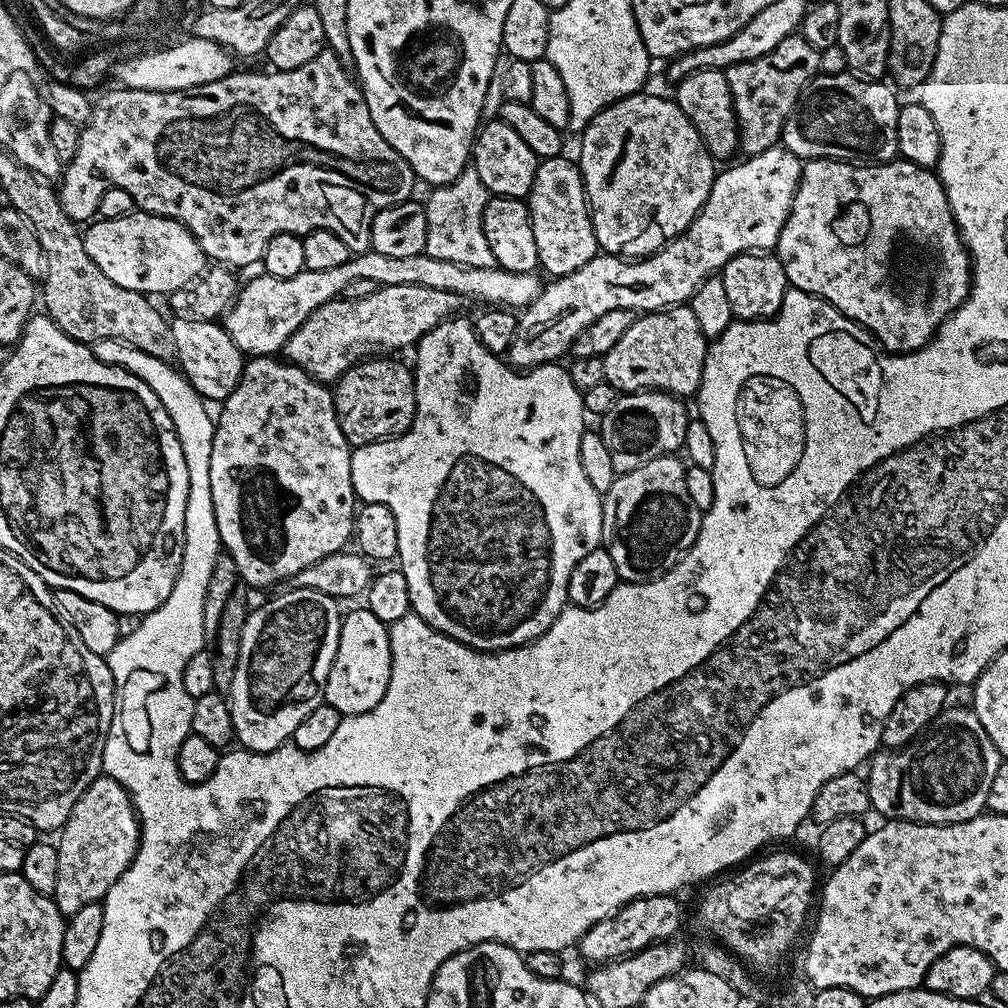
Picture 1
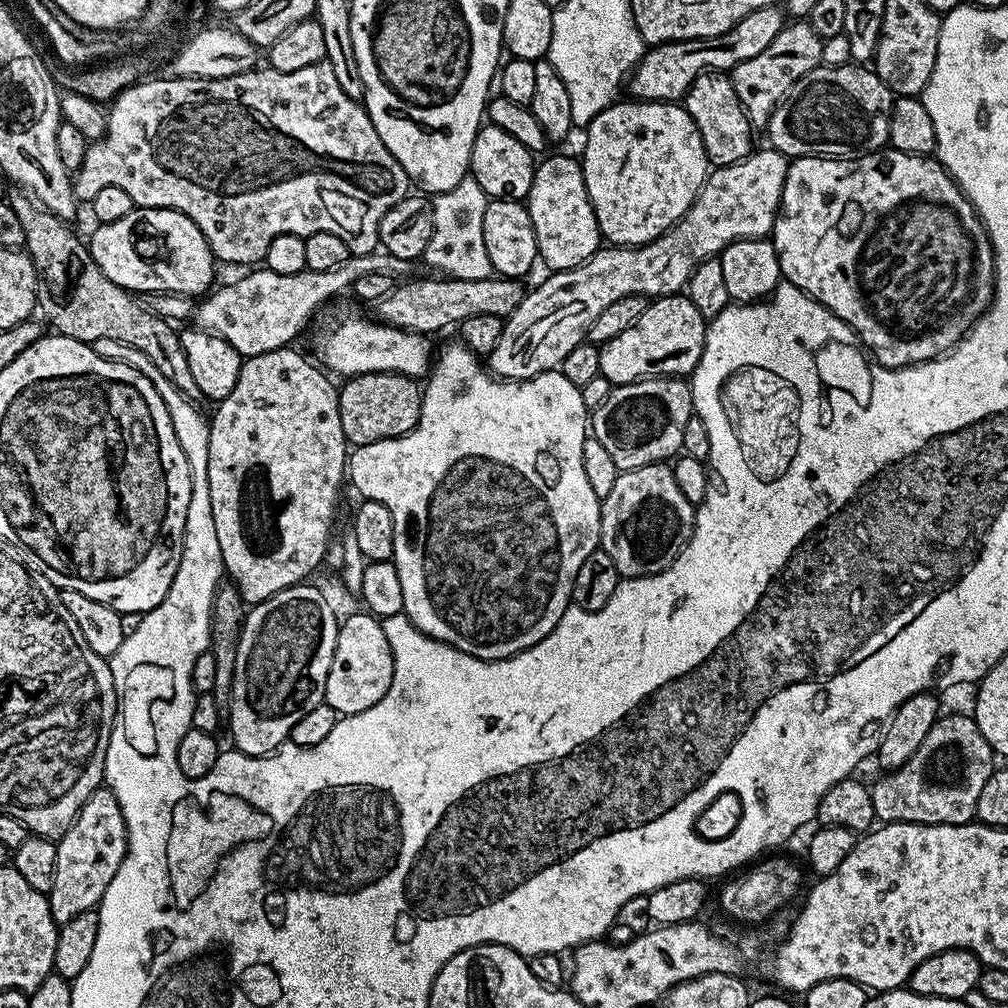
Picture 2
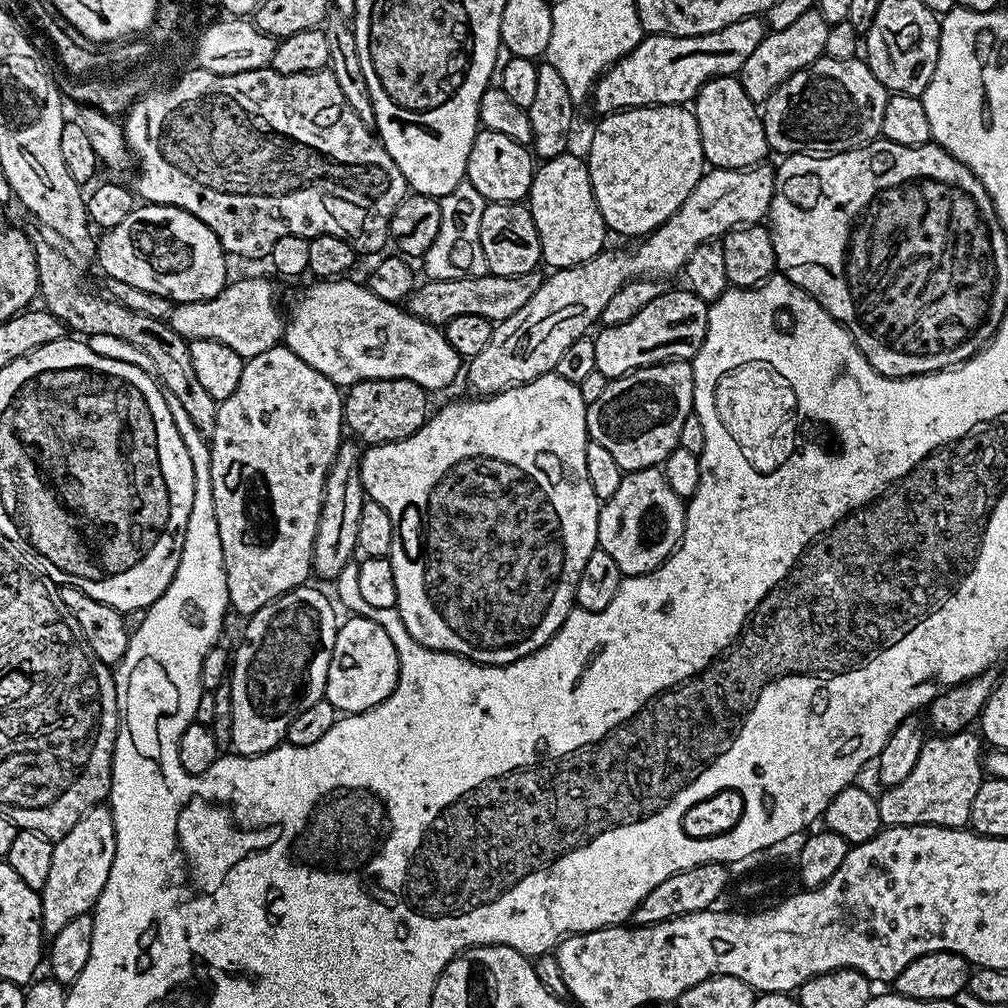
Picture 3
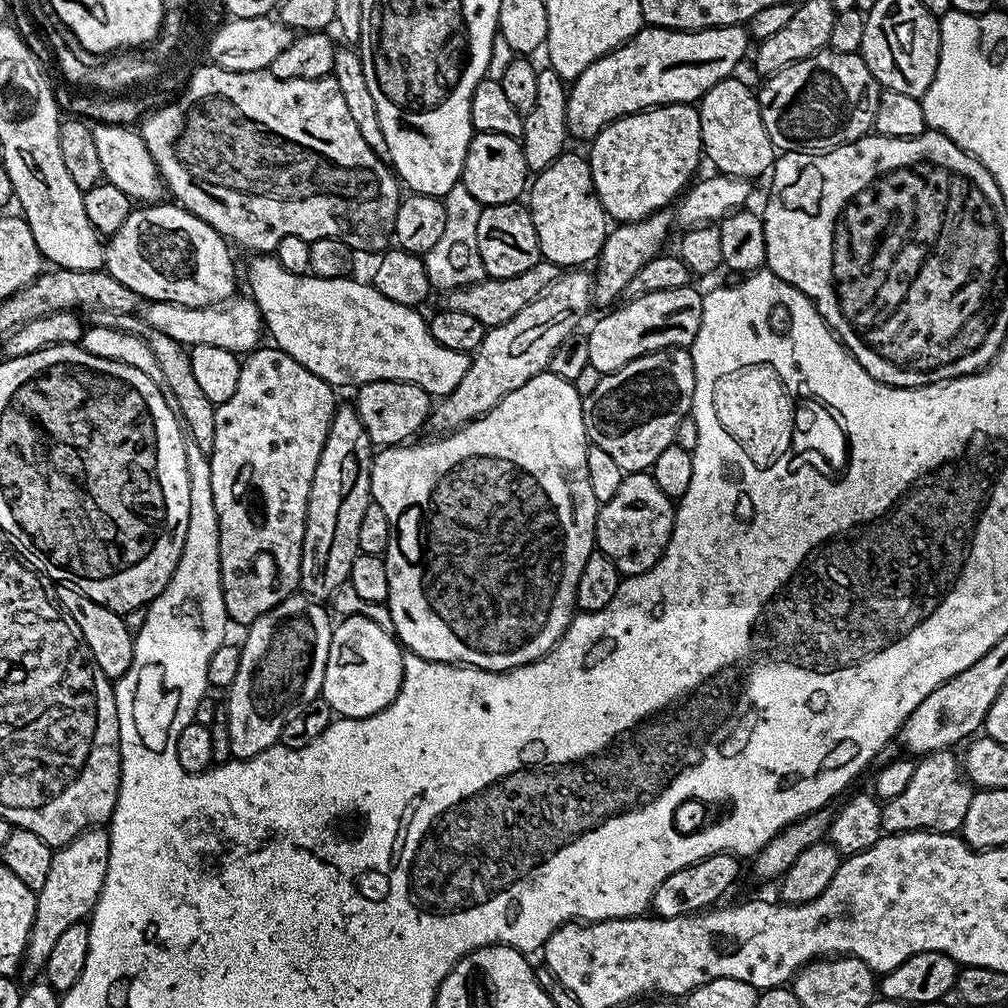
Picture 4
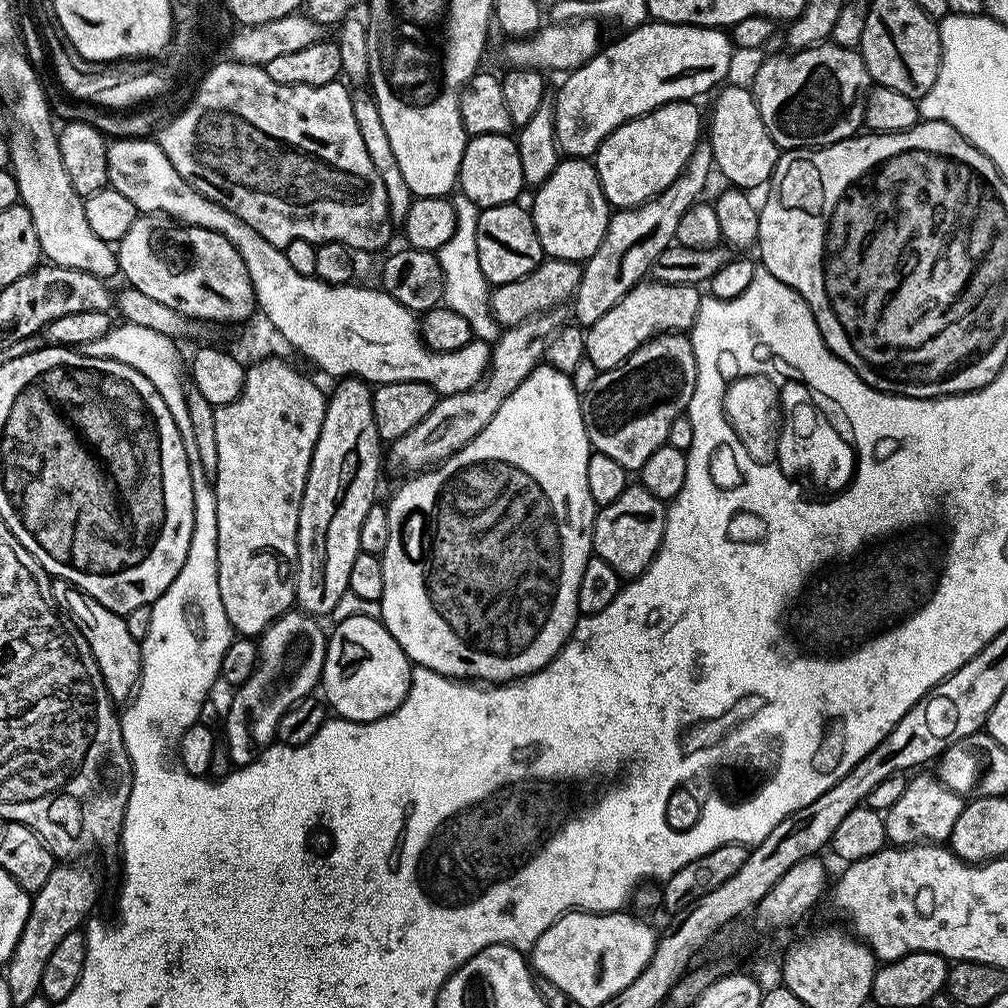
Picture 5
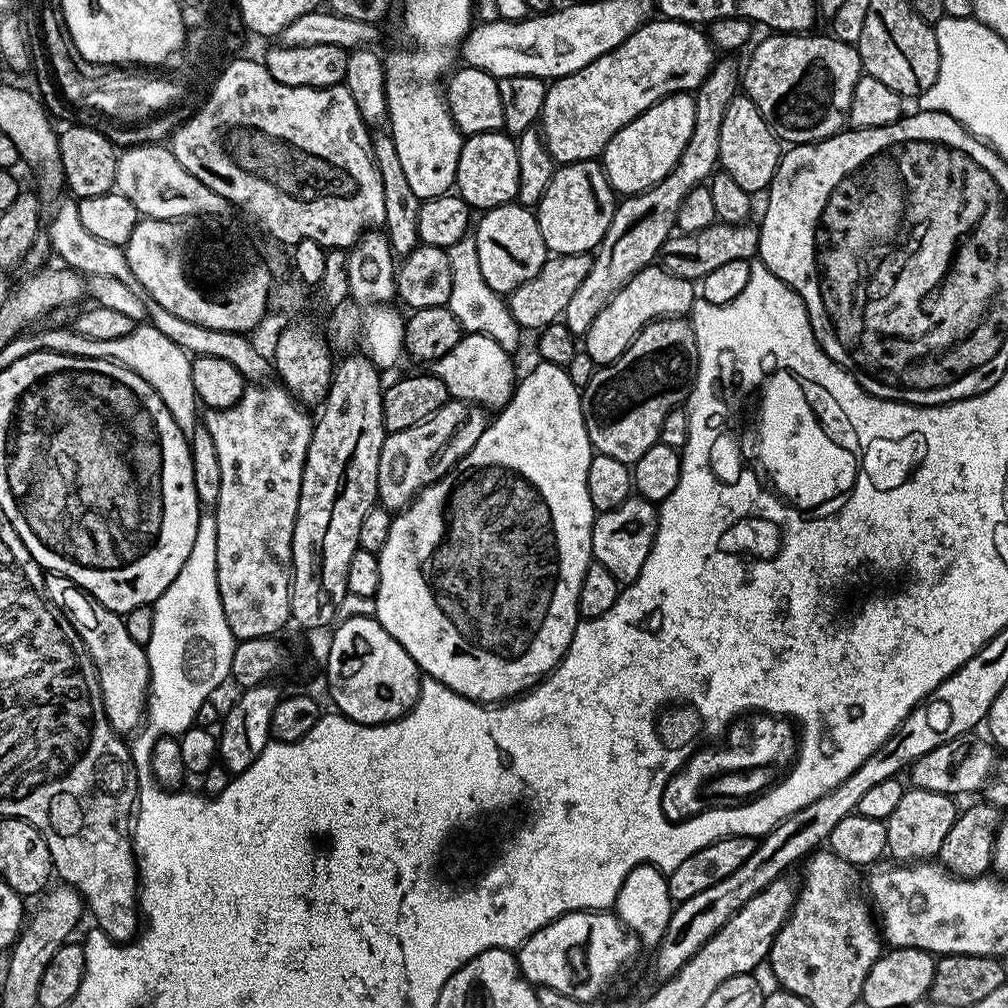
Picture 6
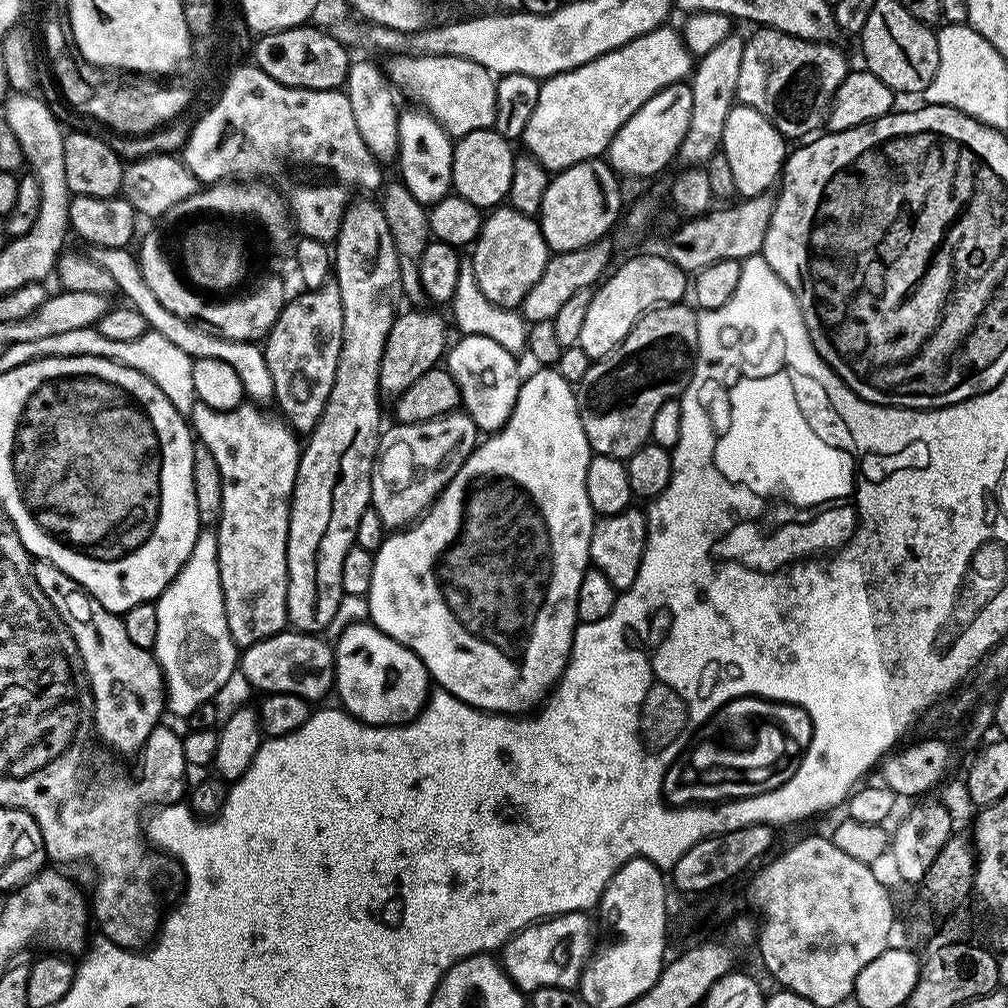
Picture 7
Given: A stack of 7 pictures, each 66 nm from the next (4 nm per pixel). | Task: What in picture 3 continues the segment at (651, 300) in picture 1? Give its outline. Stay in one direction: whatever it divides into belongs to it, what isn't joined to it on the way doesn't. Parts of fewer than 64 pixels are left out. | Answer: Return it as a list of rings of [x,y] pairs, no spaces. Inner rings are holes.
[[[757,166],[754,168],[712,168],[705,171],[703,178],[690,190],[686,202],[678,206],[675,214],[667,220],[660,228],[649,232],[647,236],[639,241],[636,253],[611,252],[605,250],[599,252],[594,258],[582,262],[578,266],[569,268],[557,268],[551,273],[552,277],[545,279],[540,289],[518,310],[518,314],[510,314],[510,318],[499,321],[493,327],[490,334],[490,342],[477,356],[471,357],[466,364],[466,376],[468,372],[468,384],[473,388],[475,395],[480,398],[496,396],[499,392],[505,392],[511,388],[517,388],[523,384],[534,382],[534,378],[549,375],[555,369],[558,358],[562,358],[573,342],[578,338],[589,335],[588,327],[599,321],[602,309],[606,302],[610,302],[611,296],[633,278],[669,278],[683,269],[684,263],[698,250],[698,246],[709,242],[716,242],[723,238],[734,228],[747,226],[749,224],[761,223],[767,217],[768,207],[772,205],[772,190],[774,187],[774,172],[768,166]]]

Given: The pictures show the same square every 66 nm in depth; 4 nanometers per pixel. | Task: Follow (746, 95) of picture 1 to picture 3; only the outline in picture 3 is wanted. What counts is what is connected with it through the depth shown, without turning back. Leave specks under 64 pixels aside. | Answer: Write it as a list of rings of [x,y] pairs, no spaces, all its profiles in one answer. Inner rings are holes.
[[[813,10],[801,14],[790,26],[786,26],[786,30],[769,31],[764,35],[754,54],[746,58],[738,73],[738,79],[742,82],[746,94],[750,94],[754,101],[763,102],[774,89],[782,86],[782,82],[786,82],[786,78],[819,60],[826,50],[826,34],[829,27],[826,18],[822,18],[818,10]]]

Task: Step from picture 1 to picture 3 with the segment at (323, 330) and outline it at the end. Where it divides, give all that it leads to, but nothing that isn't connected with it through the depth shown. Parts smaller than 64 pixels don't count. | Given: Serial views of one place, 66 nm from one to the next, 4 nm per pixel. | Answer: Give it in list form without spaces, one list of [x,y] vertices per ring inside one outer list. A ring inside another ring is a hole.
[[[539,271],[518,274],[517,276],[467,276],[453,280],[428,280],[421,283],[406,301],[406,308],[418,319],[428,324],[443,326],[450,318],[458,318],[461,314],[478,314],[478,318],[486,318],[499,322],[510,318],[510,314],[518,314],[530,298],[540,289],[542,276]]]

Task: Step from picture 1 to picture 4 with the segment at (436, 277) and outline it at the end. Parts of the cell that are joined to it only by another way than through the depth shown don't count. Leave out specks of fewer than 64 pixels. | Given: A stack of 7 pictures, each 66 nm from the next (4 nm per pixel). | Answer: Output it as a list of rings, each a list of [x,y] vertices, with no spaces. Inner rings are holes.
[[[236,298],[215,308],[191,308],[174,302],[154,300],[143,305],[142,318],[154,330],[162,330],[162,334],[167,334],[174,338],[174,342],[189,349],[194,346],[222,346],[222,350],[247,354],[261,343],[260,335],[264,336],[266,332],[259,306],[251,298]]]

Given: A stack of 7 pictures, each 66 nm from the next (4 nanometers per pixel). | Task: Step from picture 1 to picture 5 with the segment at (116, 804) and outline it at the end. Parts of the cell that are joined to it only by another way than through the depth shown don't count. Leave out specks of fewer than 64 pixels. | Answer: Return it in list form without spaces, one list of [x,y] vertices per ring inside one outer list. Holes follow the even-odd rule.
[[[76,862],[61,863],[32,896],[26,926],[22,926],[14,954],[6,965],[6,979],[13,1005],[30,1002],[30,998],[40,995],[42,970],[46,970],[50,953],[57,948],[58,942],[62,942],[62,938],[66,938],[68,932],[77,931],[89,919],[88,911],[96,904],[96,876],[90,869],[80,866]]]

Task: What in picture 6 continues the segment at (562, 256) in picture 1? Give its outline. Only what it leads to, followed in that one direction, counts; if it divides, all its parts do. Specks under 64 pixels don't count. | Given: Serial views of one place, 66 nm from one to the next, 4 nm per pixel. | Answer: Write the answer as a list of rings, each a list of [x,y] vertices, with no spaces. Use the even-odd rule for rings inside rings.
[[[599,159],[559,165],[535,209],[536,221],[549,253],[561,256],[591,253],[599,248],[616,213],[617,203],[617,193],[613,192]]]

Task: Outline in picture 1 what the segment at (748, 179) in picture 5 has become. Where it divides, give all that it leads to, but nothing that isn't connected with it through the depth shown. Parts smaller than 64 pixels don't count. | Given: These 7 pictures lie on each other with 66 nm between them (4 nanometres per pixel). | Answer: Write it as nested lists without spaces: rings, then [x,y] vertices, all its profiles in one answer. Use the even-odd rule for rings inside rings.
[[[700,68],[685,76],[675,85],[675,88],[674,99],[677,106],[682,110],[682,114],[686,114],[686,118],[690,118],[694,130],[698,130],[698,134],[713,160],[717,162],[731,161],[735,157],[732,155],[737,155],[740,146],[740,131],[728,85],[727,71],[719,68]]]

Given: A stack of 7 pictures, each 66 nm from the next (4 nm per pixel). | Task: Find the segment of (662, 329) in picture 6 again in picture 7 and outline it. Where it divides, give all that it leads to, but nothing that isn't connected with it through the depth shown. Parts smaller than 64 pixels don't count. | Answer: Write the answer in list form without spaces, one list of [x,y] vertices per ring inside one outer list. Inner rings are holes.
[[[681,302],[651,308],[615,350],[600,360],[593,360],[586,370],[586,378],[582,378],[575,389],[576,404],[580,408],[582,430],[586,430],[588,444],[595,455],[627,461],[634,450],[649,443],[650,425],[654,422],[654,414],[662,407],[662,402],[677,399],[688,389],[698,354],[698,312],[695,307],[687,308],[686,305]]]

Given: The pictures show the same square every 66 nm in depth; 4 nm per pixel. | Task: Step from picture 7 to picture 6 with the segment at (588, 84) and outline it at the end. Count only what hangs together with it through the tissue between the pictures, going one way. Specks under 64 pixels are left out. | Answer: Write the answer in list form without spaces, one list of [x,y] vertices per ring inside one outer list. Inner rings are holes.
[[[649,19],[641,24],[638,30],[634,30],[634,34],[626,38],[626,42],[602,54],[602,58],[590,62],[590,66],[582,66],[582,70],[560,76],[548,84],[546,102],[542,106],[538,121],[538,131],[544,137],[557,165],[603,157],[604,147],[610,142],[610,138],[614,138],[614,134],[618,134],[618,130],[622,130],[622,126],[638,118],[638,114],[657,104],[664,96],[672,96],[675,92],[695,93],[708,77],[713,63],[712,42],[699,27],[684,24],[681,20]]]

